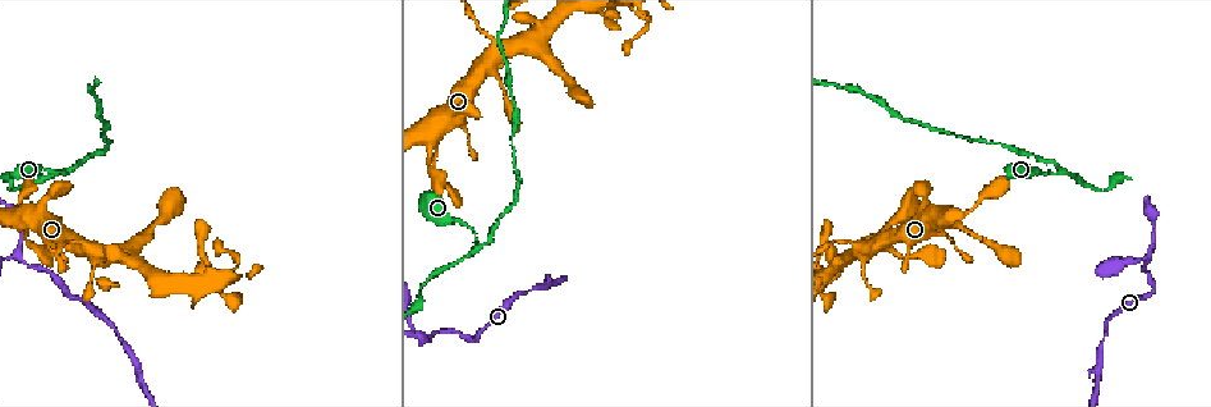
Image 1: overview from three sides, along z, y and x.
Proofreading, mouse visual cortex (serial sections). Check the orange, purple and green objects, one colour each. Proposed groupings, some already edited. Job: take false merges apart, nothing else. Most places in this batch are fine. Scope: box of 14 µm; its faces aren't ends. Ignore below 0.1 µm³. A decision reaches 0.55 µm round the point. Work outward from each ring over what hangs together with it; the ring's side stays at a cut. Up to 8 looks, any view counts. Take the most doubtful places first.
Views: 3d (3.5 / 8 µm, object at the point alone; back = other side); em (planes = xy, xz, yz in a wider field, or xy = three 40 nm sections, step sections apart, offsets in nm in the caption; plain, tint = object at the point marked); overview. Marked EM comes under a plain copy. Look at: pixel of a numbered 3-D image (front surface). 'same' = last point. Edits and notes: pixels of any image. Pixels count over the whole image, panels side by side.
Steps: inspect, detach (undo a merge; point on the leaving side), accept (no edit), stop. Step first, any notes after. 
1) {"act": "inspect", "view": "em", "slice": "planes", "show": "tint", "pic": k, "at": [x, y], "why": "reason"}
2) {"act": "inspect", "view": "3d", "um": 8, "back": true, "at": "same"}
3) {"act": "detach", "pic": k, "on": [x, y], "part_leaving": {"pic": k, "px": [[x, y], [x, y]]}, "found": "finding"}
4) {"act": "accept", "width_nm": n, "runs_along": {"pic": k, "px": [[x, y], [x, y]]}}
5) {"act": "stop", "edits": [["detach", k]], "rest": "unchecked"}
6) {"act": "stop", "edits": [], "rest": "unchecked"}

{"act": "inspect", "view": "3d", "um": 8, "back": true, "pic": 1, "at": [67, 172]}

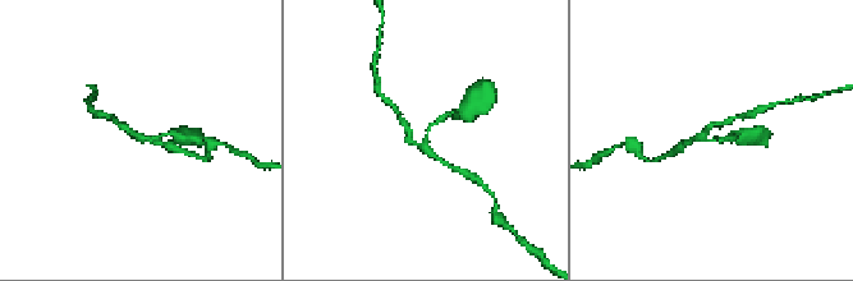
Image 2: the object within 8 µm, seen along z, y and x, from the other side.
{"act": "inspect", "view": "3d", "um": 3.5, "pic": 2, "at": [138, 141]}

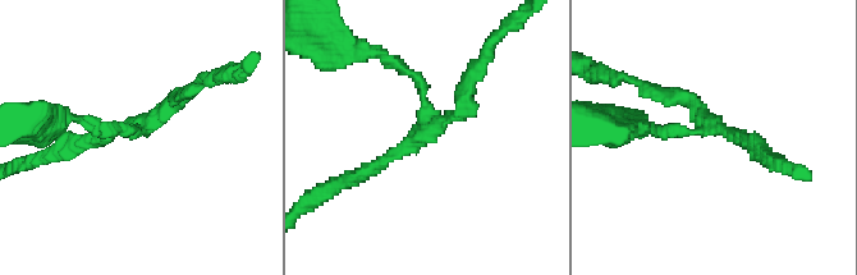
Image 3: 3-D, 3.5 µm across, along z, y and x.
{"act": "inspect", "view": "em", "slice": "xy", "step": 3, "show": "tint", "pic": 3, "at": [144, 131], "arms": 3, "arm_widths_nm": [150, 200, 200], "why": "need the tissue"}

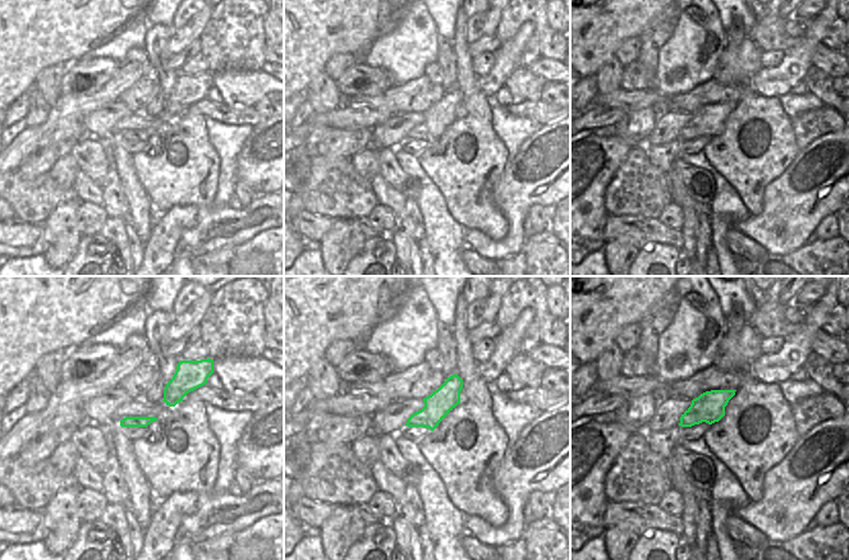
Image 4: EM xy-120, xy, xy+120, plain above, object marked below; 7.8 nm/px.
{"act": "accept", "runs_along": {"pic": 3, "px": [[96, 123], [143, 131], [187, 91]]}, "found": "continuous, no second cell"}

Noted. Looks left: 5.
{"act": "inspect", "view": "3d", "um": 3.5, "pic": 1, "at": [82, 239], "why": "thick turns thin"}

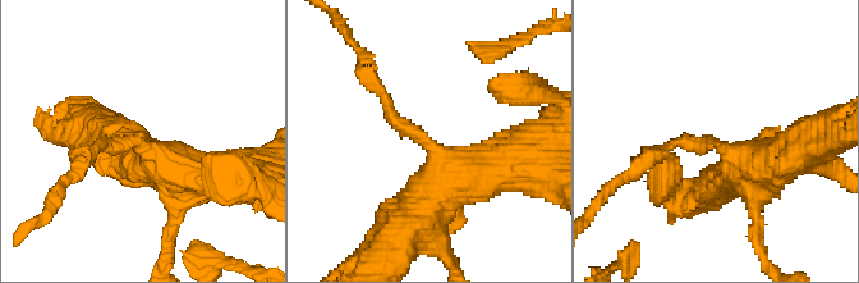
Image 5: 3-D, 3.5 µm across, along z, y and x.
{"act": "inspect", "view": "em", "slice": "xy", "step": 5, "show": "tint", "pic": 5, "at": [431, 143], "arm_widths_nm": [150, 600], "why": "now the EM"}

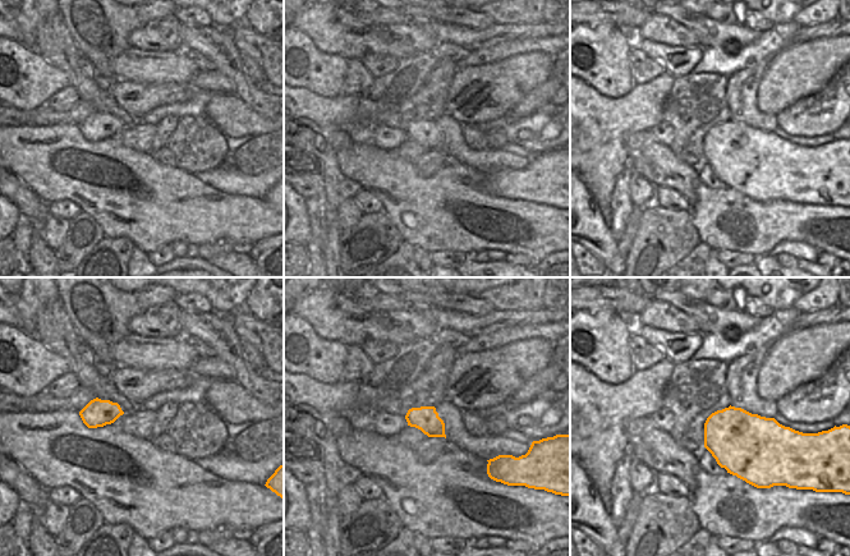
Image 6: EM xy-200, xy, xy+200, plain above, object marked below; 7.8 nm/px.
{"act": "accept", "runs_along": {"pic": 5, "px": [[426, 206], [453, 183], [375, 85]]}, "found": "continuous, no second cell"}

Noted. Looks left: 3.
{"act": "inspect", "view": "3d", "um": 3.5, "pic": 1, "at": [1148, 257], "why": "three arms meet"}

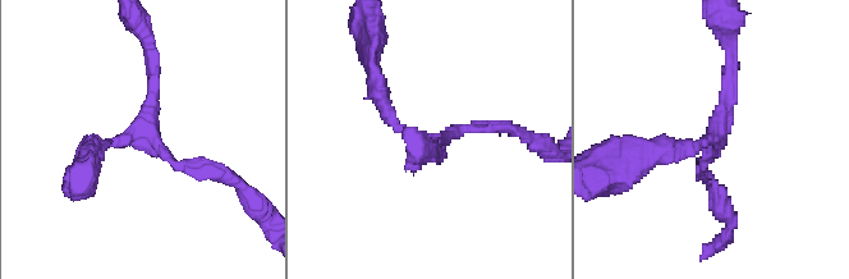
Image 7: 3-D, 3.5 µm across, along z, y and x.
{"act": "inspect", "view": "em", "slice": "xy", "step": 2, "show": "tint", "pic": 7, "at": [146, 134], "arms": 3, "arm_widths_nm": [150, 150, 200]}

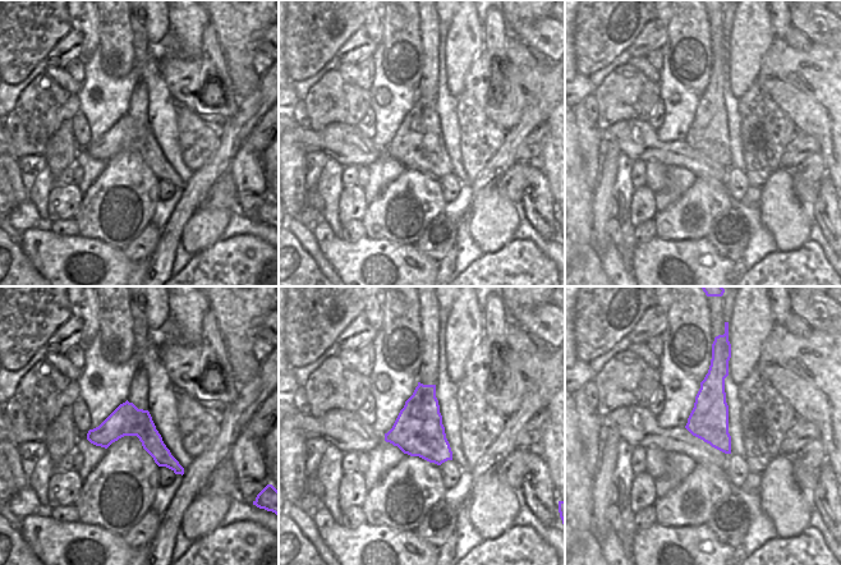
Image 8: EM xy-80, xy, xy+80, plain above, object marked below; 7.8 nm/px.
{"act": "accept", "width_nm": 400, "runs_along": {"pic": 8, "px": [[90, 436], [137, 428], [180, 471]]}, "found": "all the same cell"}

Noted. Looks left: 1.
{"act": "stop", "edits": [], "rest": "unchecked"}

